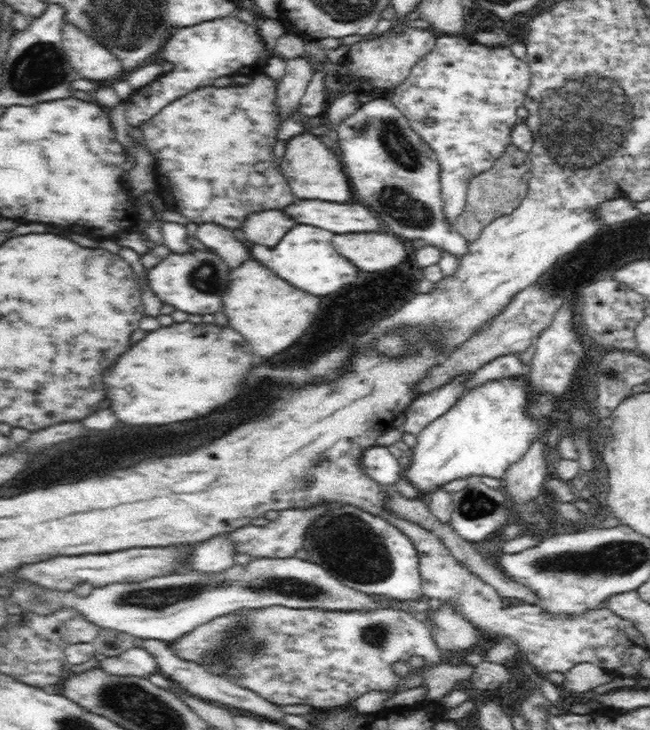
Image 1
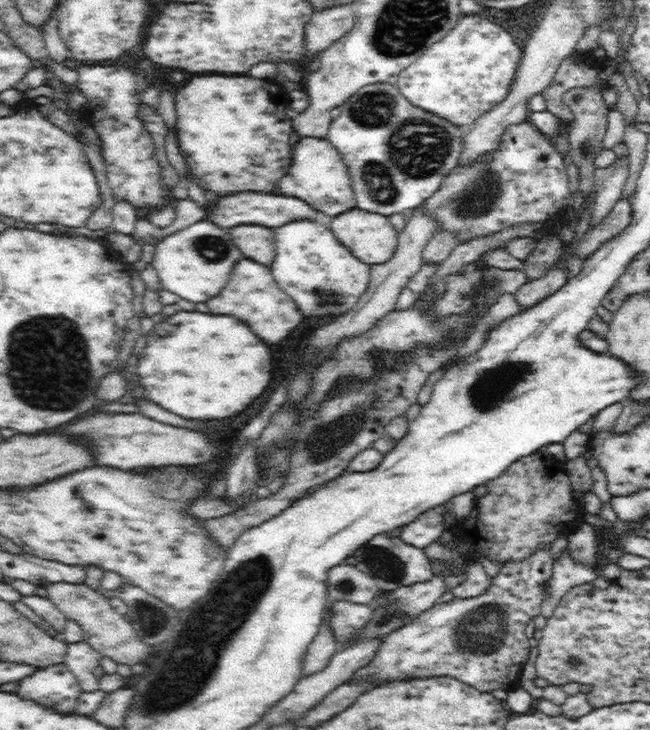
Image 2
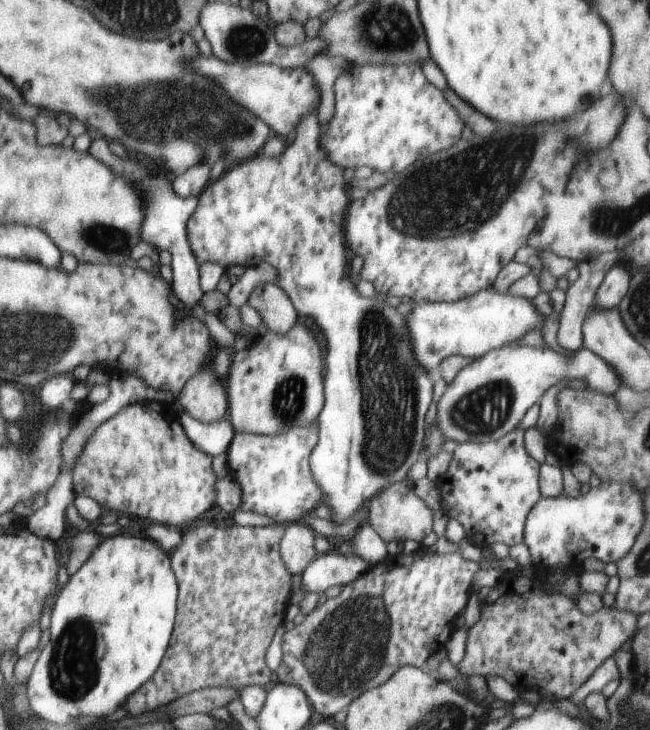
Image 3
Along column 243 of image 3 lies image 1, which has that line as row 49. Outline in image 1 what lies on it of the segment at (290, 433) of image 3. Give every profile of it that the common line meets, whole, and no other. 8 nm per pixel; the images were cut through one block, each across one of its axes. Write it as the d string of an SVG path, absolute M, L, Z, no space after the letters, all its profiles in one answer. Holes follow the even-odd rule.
M439 36L432 52L429 52L416 66L413 71L410 72L408 78L401 82L392 92L391 103L407 118L410 126L422 137L422 140L426 142L437 155L437 159L440 167L441 178L441 195L444 203L442 211L445 212L446 220L453 225L457 216L461 215L463 208L466 206L467 188L470 180L474 176L480 175L485 170L493 167L495 160L502 156L503 152L511 143L511 134L515 125L520 121L520 118L516 115L516 110L523 106L523 100L526 96L527 88L531 81L531 72L528 63L525 60L520 60L514 56L511 48L508 46L496 46L488 47L474 40L466 40L462 36Z

